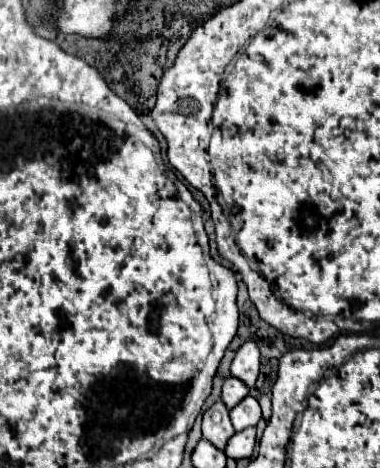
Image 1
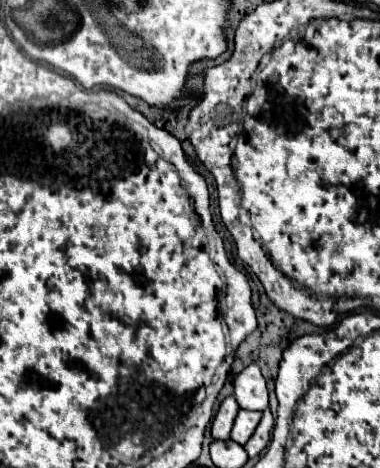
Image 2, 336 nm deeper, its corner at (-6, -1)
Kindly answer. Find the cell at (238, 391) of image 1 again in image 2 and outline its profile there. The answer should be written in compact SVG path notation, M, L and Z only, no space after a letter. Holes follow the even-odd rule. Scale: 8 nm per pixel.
M232 395L222 401L222 405L214 417L214 423L212 423L212 437L214 439L228 439L230 437L230 429L232 429L232 423L234 423L238 411L240 411L240 405L236 403L236 399Z

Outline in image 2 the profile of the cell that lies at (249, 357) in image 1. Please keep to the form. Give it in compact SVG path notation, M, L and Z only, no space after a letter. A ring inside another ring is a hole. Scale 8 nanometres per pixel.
M248 365L240 375L236 375L234 397L242 409L252 409L252 411L268 409L266 381L258 365Z

